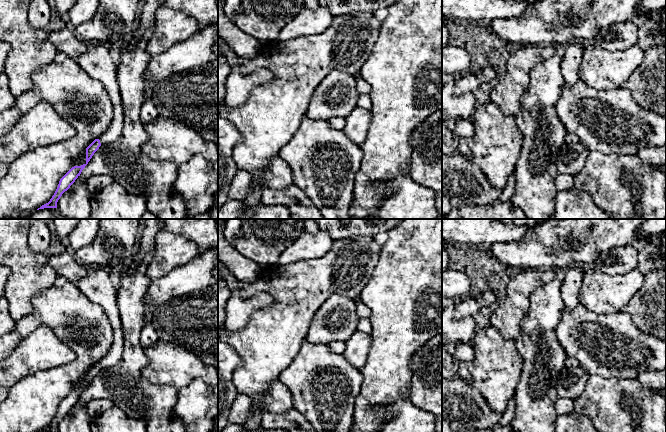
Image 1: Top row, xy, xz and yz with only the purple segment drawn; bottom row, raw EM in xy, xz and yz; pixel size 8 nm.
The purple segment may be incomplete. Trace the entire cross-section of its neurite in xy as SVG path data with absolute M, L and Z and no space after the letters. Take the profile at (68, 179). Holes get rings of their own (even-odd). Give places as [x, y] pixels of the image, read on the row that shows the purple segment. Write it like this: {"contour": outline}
{"contour": "M92 44L76 62L94 79L106 88L113 104L113 118L107 131L86 148L86 163L72 167L59 181L50 201L39 209L57 208L71 219L88 219L91 214L91 196L87 179L75 184L82 170L102 144L110 144L118 139L124 125L124 113L116 76L117 63L113 49L103 44Z"}

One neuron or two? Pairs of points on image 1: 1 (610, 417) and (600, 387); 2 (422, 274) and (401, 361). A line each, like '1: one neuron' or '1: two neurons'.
1: one neuron
2: one neuron

